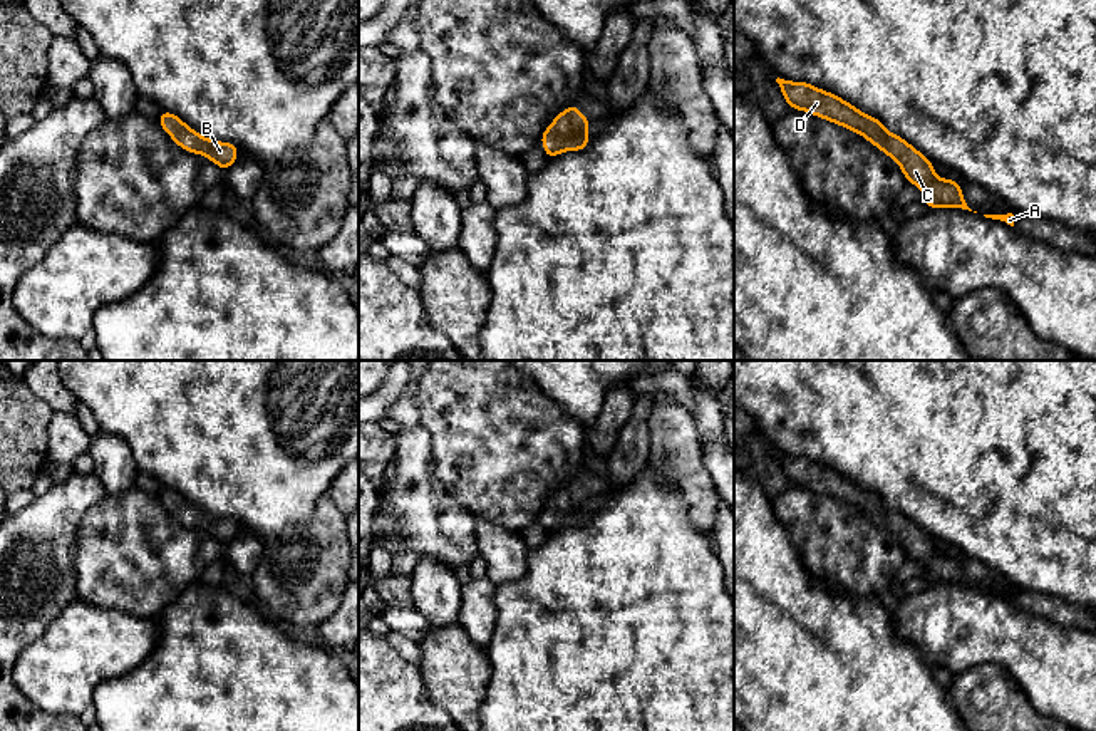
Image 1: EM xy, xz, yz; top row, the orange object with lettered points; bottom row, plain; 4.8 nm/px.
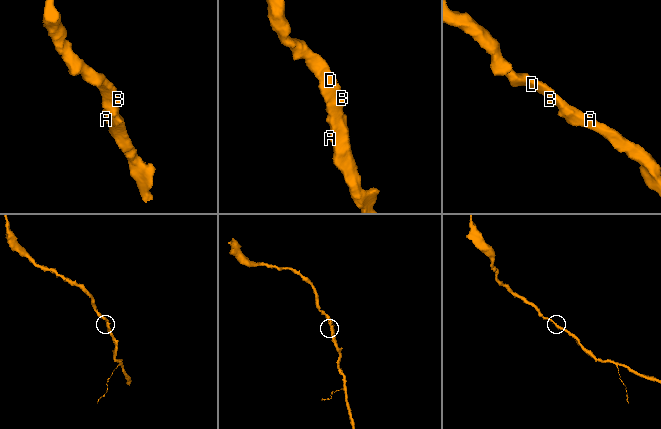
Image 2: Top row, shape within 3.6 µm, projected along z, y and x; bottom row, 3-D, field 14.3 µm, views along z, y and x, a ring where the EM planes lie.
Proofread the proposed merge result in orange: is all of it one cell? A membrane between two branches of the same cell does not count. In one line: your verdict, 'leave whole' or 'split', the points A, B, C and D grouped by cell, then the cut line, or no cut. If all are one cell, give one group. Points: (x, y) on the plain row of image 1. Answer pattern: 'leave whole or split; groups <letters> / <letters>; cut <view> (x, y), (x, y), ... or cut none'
leave whole; groups A B C D; cut none

